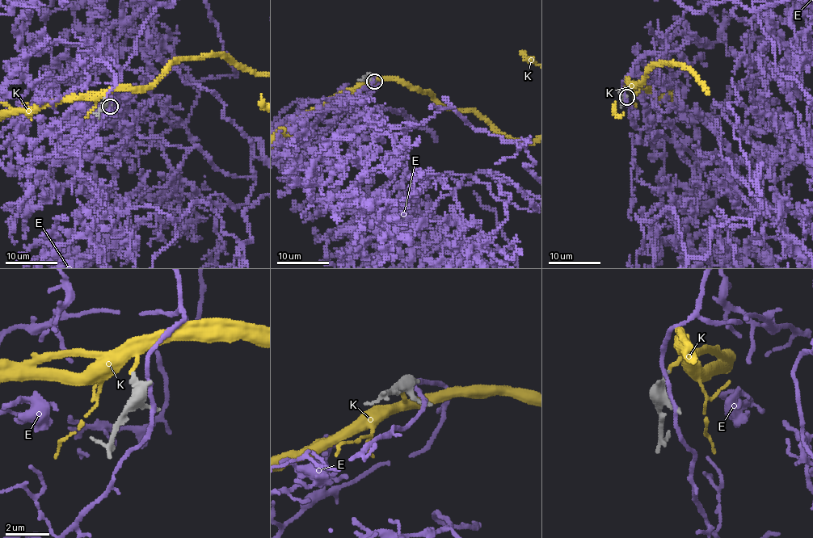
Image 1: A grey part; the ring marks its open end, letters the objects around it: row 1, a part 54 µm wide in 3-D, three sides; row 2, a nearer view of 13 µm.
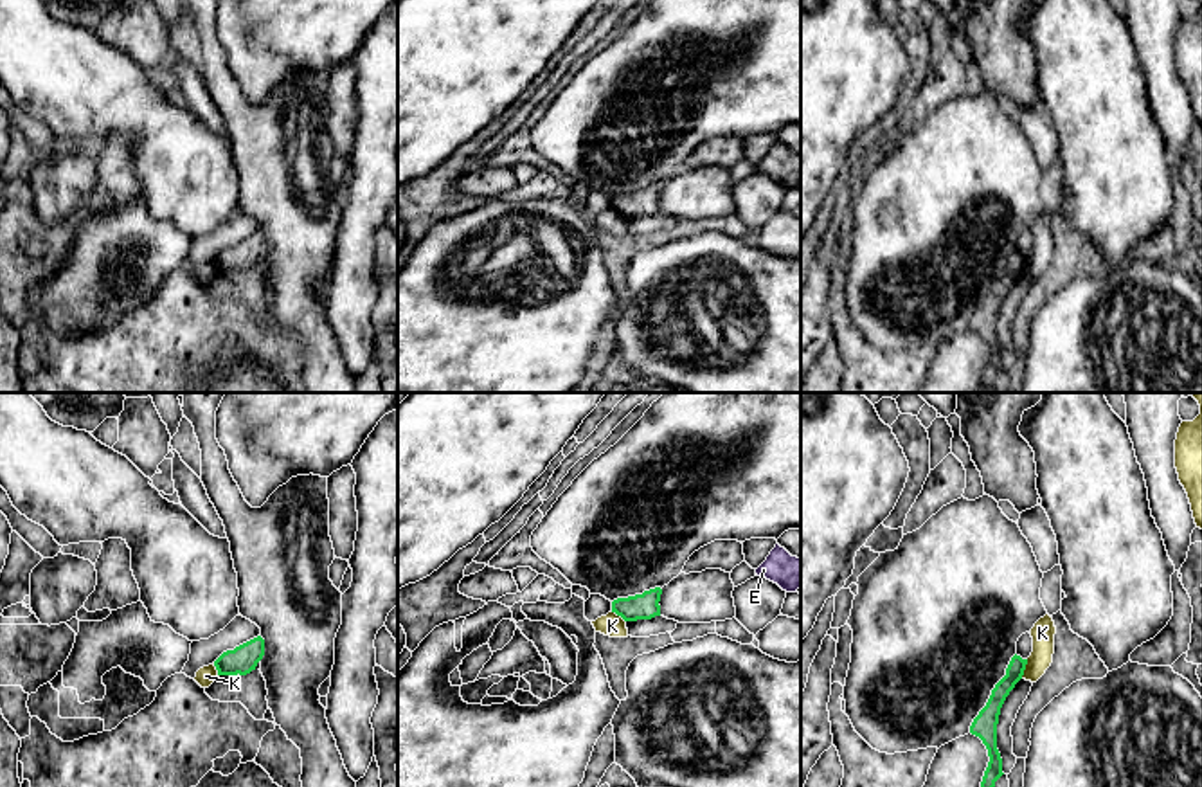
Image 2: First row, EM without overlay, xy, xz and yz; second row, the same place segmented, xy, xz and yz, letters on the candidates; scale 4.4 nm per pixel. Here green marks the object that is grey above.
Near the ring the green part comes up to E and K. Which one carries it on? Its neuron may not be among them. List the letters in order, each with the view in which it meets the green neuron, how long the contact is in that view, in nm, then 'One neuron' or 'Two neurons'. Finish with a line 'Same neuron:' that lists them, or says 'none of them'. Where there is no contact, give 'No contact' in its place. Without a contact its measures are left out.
E: No contact. Two neurons
K: Touches green in yz. Shared border 90 nm. Two neurons
Same neuron: none of them

